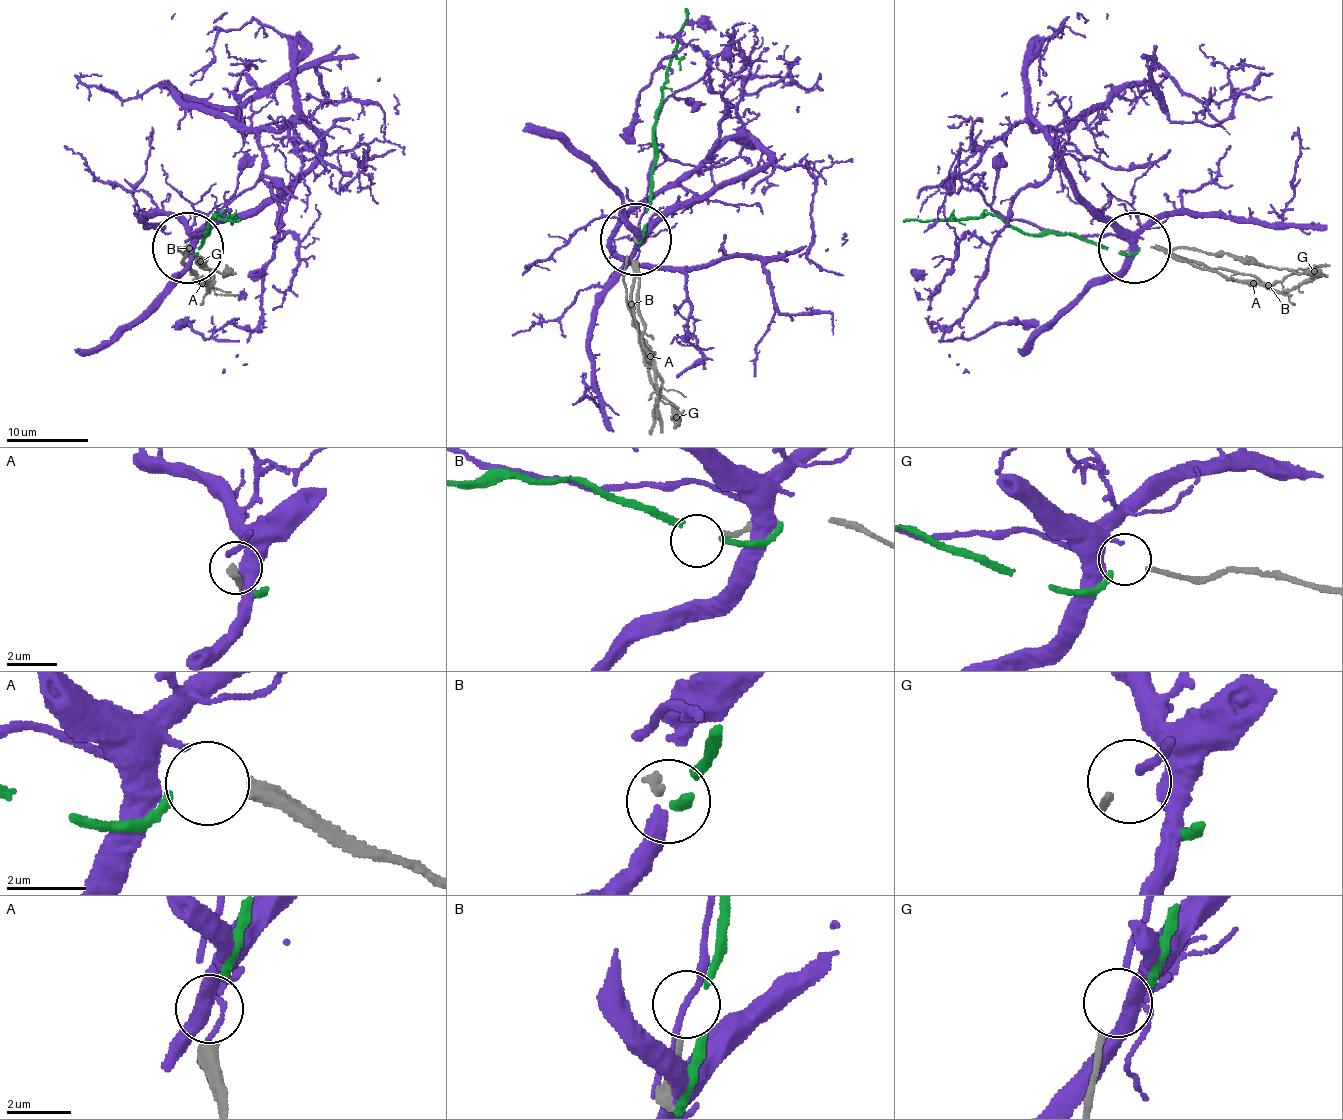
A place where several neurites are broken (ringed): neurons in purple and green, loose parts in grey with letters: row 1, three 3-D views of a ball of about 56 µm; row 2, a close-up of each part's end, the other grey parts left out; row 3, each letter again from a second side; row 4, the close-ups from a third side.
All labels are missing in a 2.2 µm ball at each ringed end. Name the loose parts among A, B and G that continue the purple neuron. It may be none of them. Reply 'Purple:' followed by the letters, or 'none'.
Purple: G

